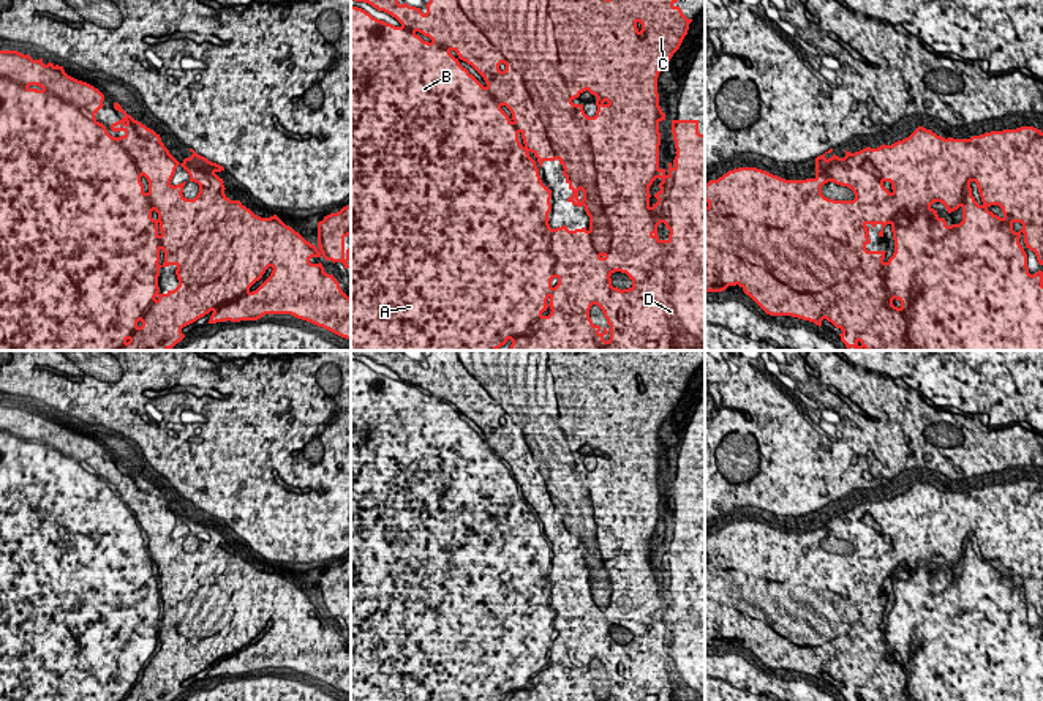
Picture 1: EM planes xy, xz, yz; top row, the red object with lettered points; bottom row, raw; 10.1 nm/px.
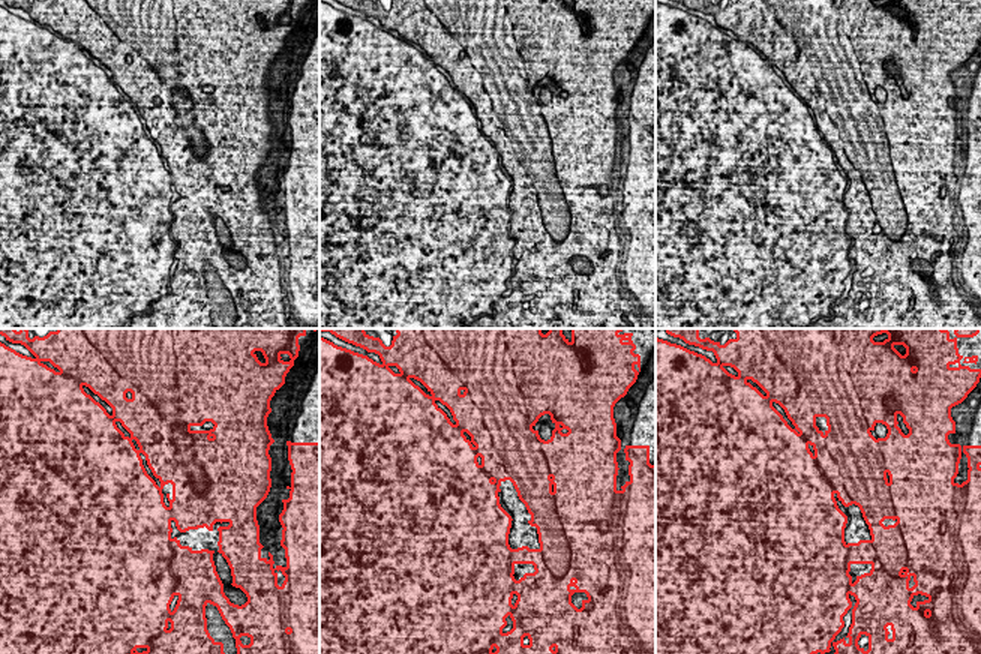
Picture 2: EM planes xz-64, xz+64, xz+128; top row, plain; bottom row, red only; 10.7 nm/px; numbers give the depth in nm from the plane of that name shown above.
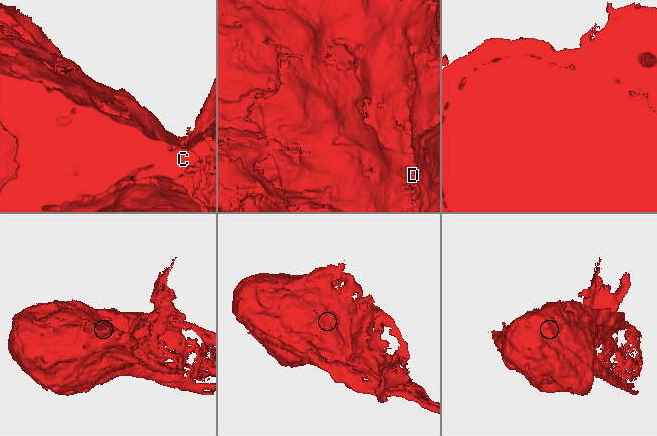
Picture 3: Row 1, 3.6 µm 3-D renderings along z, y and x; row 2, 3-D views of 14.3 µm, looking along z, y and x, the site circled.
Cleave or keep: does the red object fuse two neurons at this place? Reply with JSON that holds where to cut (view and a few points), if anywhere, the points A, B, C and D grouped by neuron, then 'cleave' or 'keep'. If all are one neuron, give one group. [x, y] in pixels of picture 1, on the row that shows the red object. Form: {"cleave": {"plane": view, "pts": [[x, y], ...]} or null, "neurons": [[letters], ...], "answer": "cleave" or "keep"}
{"cleave": null, "neurons": [["A", "B", "C", "D"]], "answer": "keep"}

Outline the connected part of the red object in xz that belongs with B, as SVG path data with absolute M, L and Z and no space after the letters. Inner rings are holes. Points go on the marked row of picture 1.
M354 0L363 2L395 17L401 25L395 27L373 17L362 8L351 6L351 350L498 350L509 339L509 350L705 350L705 134L698 133L698 120L672 120L672 134L675 141L676 156L668 163L668 169L659 167L661 133L659 123L665 120L665 114L659 106L657 77L662 68L670 62L687 35L689 24L678 0L430 0L427 13L420 8L400 5L398 0ZM460 65L471 65L485 81L485 87ZM583 92L589 92L596 99L596 115L588 117L583 104L574 104ZM558 159L563 166L563 175L572 191L567 199L572 205L585 207L589 216L589 227L569 231L567 226L552 229L548 213L552 212L552 189L545 186L539 175L539 166L544 161ZM656 178L661 178L659 191L654 194L656 204L650 204L650 186ZM615 272L626 273L632 281L629 289L612 286ZM597 305L610 328L594 325L589 317L589 309Z

